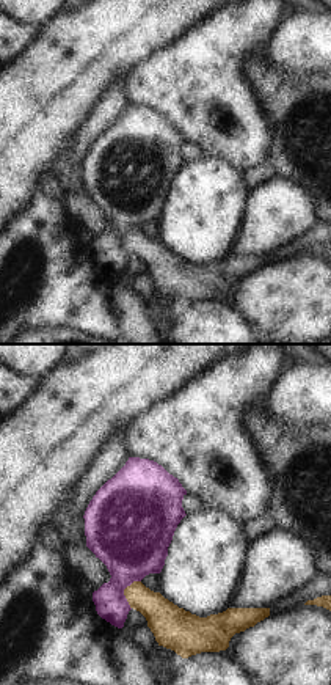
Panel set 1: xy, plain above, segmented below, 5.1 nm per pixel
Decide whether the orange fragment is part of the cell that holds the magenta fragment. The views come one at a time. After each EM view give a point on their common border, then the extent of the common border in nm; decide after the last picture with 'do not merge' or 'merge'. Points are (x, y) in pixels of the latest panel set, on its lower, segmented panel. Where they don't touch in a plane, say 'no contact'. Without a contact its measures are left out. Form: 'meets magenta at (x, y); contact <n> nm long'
meets magenta at (123, 591); contact 160 nm long

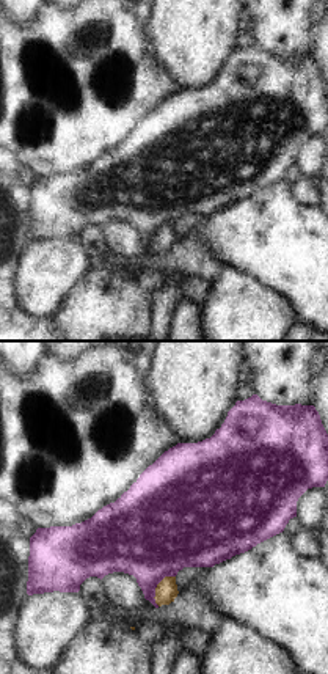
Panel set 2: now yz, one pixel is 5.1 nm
meets magenta at (156, 586); contact 180 nm long

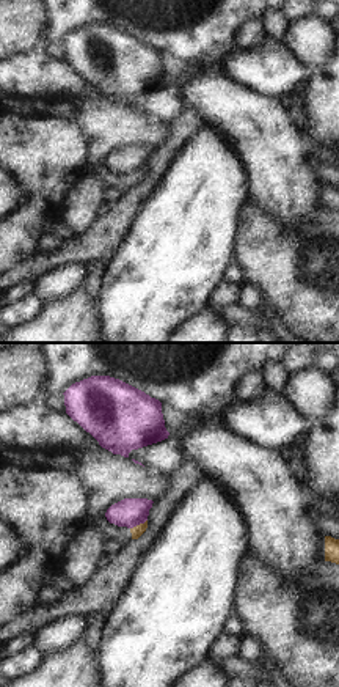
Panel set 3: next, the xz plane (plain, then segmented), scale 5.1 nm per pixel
meets magenta at (138, 524); contact 100 nm long

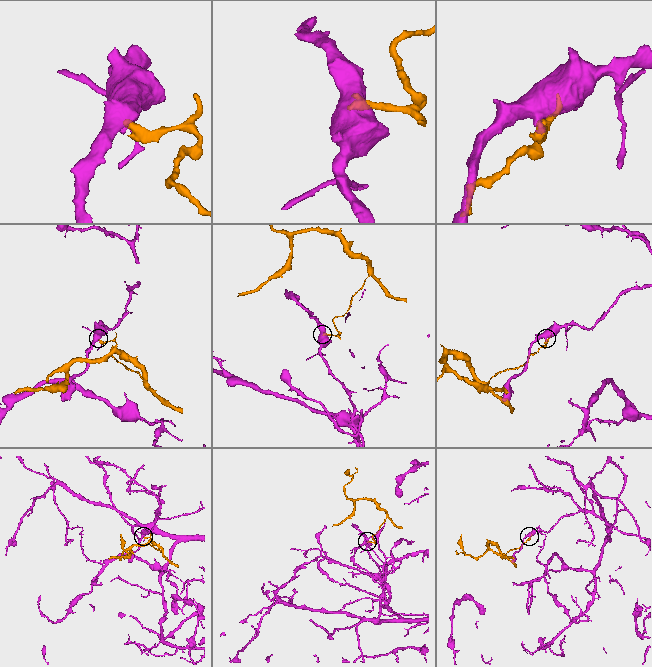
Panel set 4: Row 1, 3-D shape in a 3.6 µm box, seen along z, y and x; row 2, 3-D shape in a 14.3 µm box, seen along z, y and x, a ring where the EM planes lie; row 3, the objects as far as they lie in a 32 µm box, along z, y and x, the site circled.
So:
do not merge

